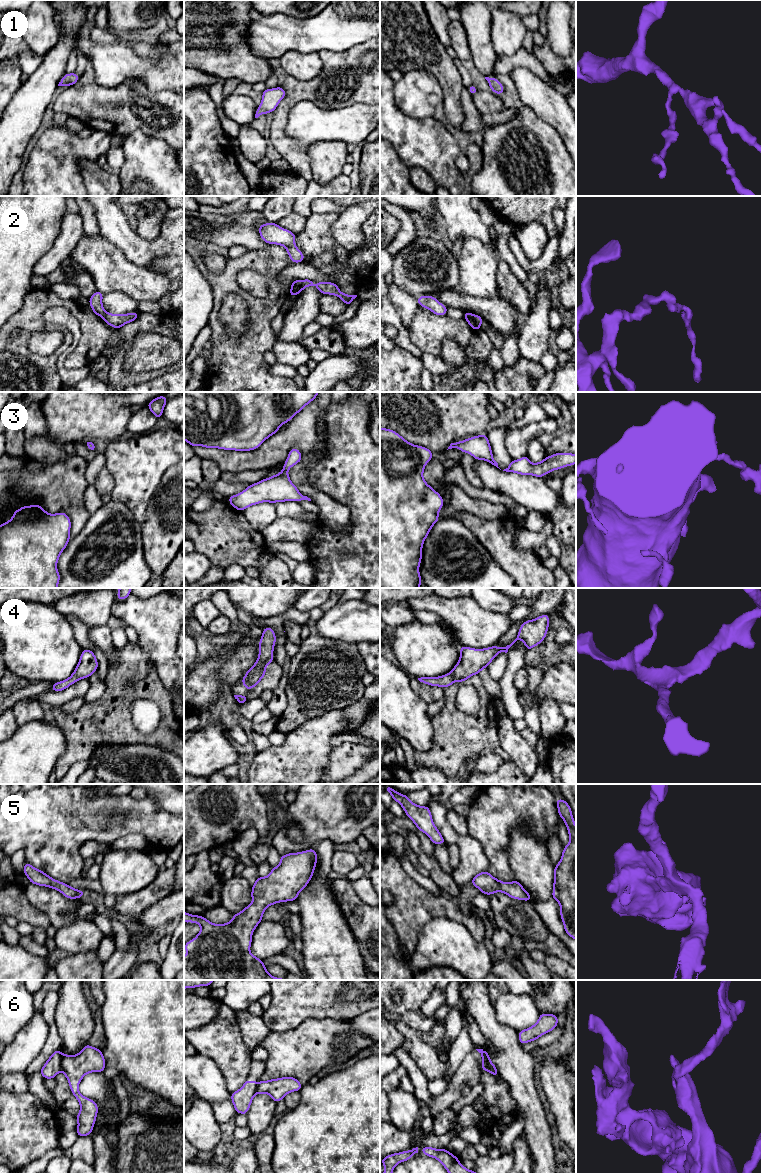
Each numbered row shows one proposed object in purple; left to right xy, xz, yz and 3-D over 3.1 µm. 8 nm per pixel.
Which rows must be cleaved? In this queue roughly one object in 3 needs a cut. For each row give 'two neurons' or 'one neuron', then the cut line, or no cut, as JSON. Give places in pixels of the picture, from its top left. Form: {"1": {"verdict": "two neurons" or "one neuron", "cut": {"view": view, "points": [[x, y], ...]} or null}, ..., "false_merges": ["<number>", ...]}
{"1": {"verdict": "one neuron", "cut": null}, "2": {"verdict": "two neurons", "cut": {"view": "xz", "points": [[301, 280], [297, 293]]}}, "3": {"verdict": "one neuron", "cut": null}, "4": {"verdict": "one neuron", "cut": null}, "5": {"verdict": "one neuron", "cut": null}, "6": {"verdict": "two neurons", "cut": {"view": "xy", "points": [[62, 1054], [60, 1070]]}}, "false_merges": ["2", "6"]}

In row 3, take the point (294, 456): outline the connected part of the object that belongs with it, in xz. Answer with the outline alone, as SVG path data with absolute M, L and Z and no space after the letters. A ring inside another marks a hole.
M291 448L283 465L283 470L270 478L264 478L254 484L250 484L242 492L228 497L231 506L243 511L251 505L262 502L276 503L285 501L311 501L307 496L302 495L288 475L288 470L295 464L301 462L302 455L298 448Z

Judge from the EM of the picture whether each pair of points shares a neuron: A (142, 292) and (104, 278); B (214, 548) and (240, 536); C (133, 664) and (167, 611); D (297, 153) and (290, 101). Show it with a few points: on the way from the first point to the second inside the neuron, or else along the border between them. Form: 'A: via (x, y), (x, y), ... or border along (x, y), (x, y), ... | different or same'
A: via (133, 283), (128, 278), (113, 278) | same
B: via (220, 542), (224, 538), (234, 538) | same
C: border along (138, 639), (141, 650), (148, 657), (155, 670) | different
D: via (289, 140), (281, 132), (281, 114) | same

